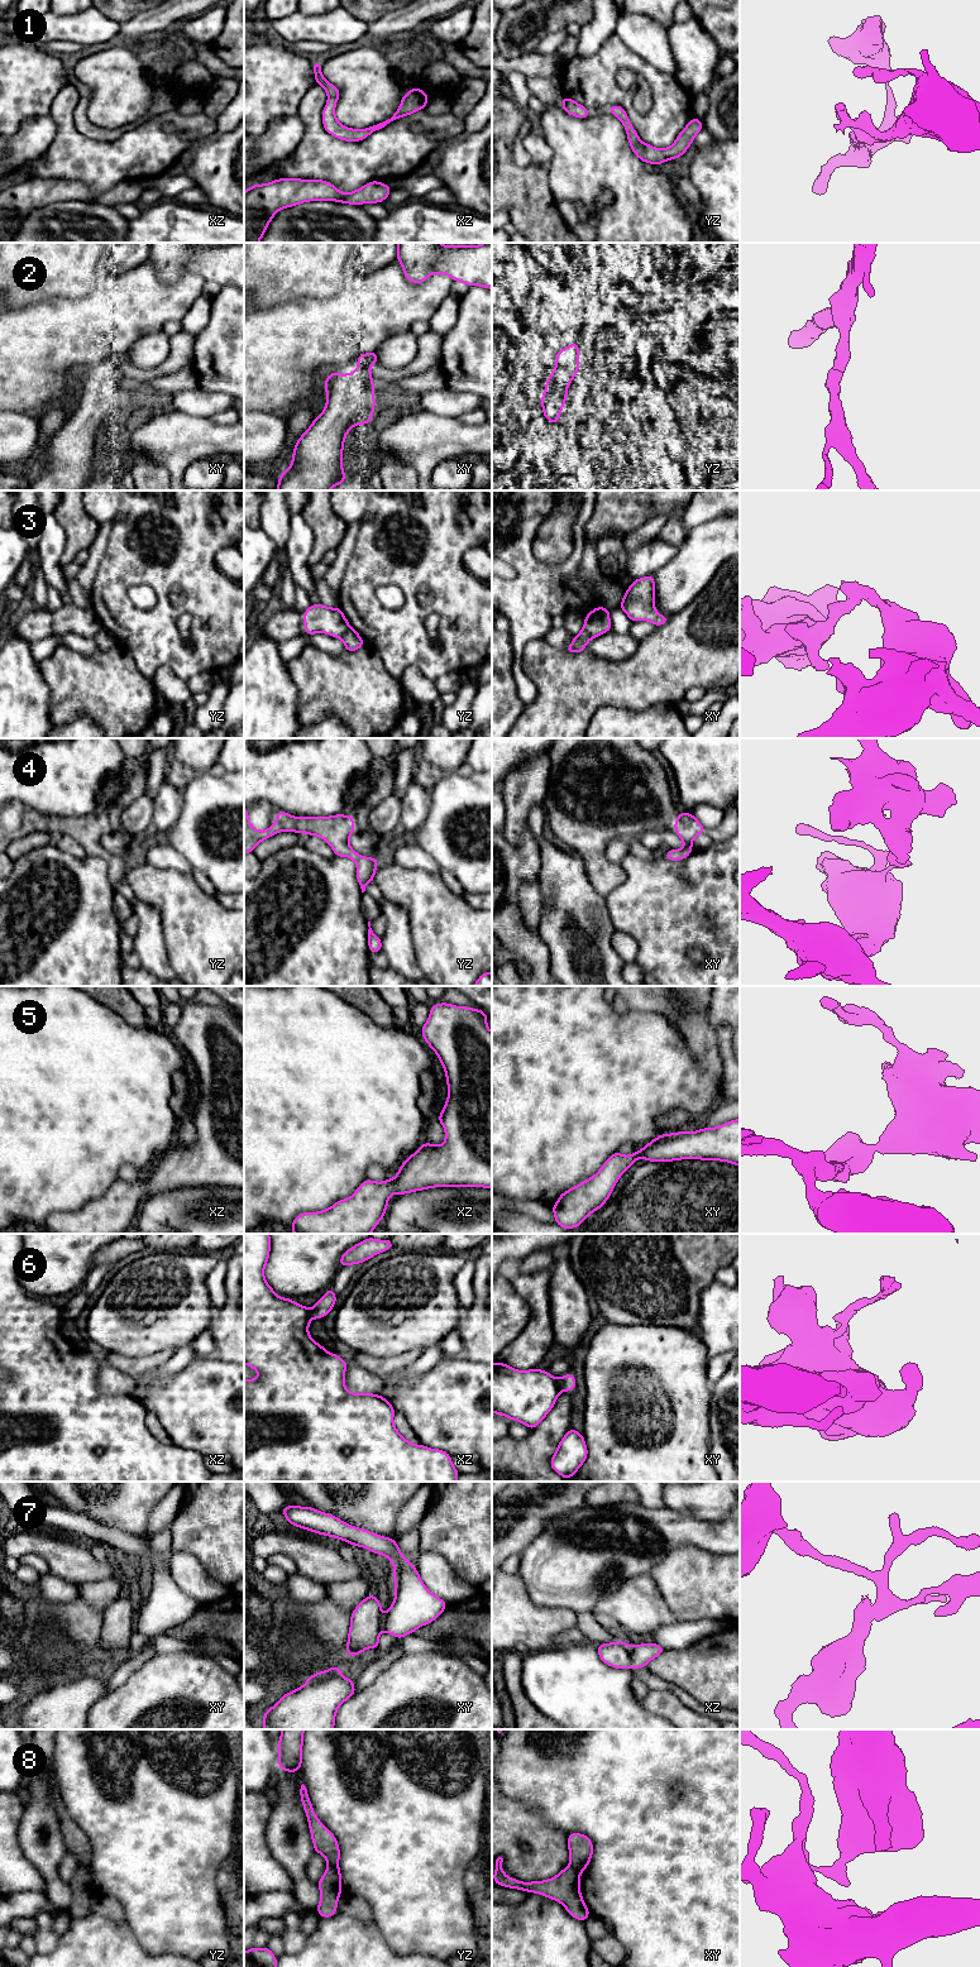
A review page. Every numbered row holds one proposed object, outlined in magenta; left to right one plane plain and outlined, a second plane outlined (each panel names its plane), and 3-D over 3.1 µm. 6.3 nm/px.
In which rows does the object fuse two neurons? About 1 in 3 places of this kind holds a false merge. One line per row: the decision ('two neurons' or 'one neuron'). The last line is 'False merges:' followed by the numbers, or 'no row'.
1: one neuron
2: one neuron
3: two neurons
4: one neuron
5: one neuron
6: two neurons
7: two neurons
8: two neurons
False merges: 3, 6, 7, 8

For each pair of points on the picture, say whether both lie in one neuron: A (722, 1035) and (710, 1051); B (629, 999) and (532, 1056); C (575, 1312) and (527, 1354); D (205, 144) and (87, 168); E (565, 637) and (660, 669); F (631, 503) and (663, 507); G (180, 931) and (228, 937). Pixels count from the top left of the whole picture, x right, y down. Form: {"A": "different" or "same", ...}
{"A": "different", "B": "different", "C": "different", "D": "different", "E": "different", "F": "same", "G": "same"}

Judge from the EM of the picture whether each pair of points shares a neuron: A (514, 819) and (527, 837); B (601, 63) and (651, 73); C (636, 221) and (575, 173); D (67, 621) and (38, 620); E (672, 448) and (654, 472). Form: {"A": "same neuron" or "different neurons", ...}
{"A": "different neurons", "B": "same neuron", "C": "same neuron", "D": "same neuron", "E": "different neurons"}

